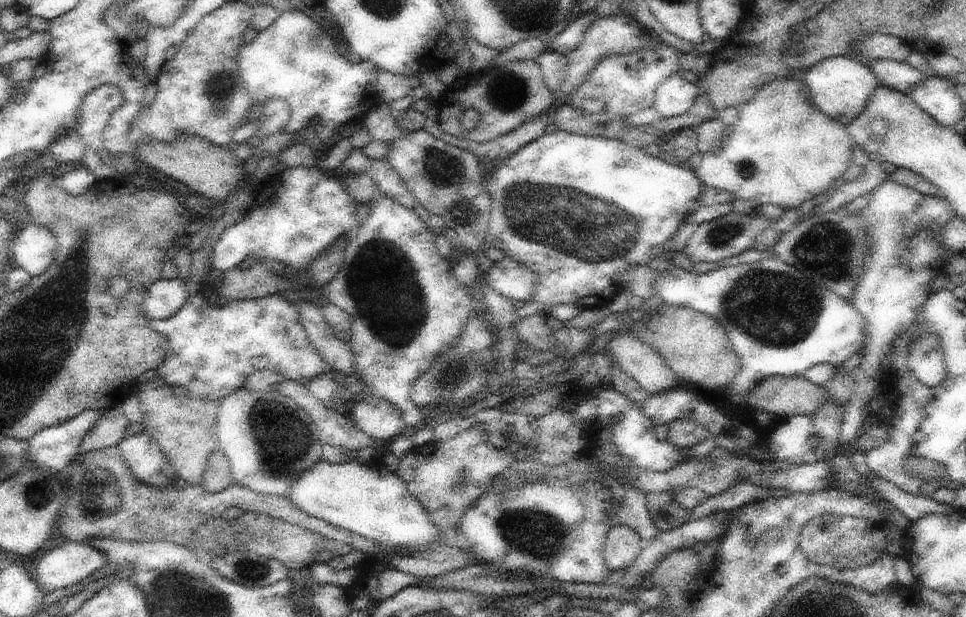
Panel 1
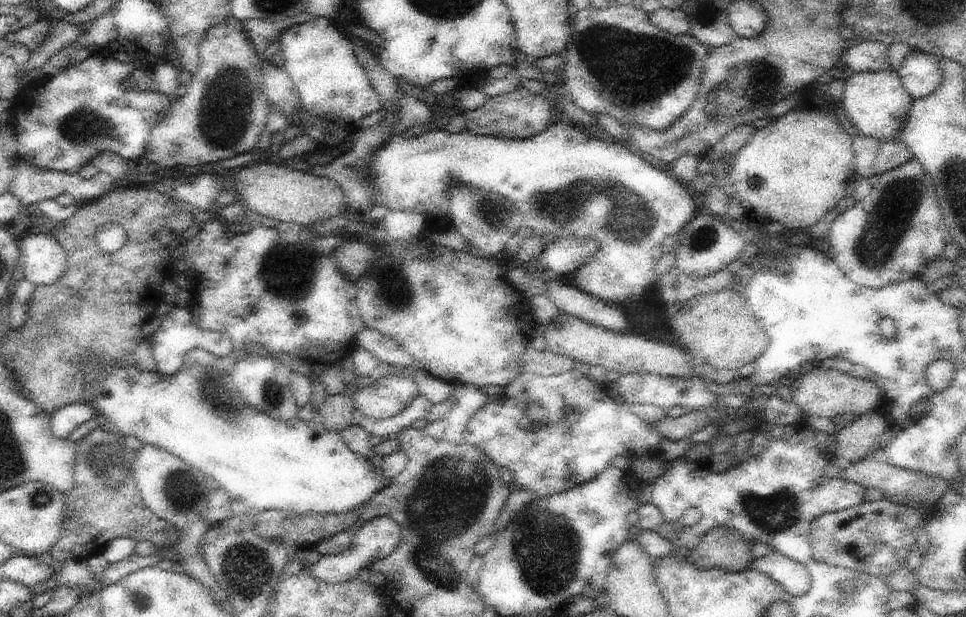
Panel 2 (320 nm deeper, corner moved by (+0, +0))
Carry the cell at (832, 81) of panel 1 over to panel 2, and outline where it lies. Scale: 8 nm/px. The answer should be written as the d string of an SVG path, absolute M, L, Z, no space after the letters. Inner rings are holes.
M892 69L854 73L845 82L843 104L857 132L874 137L881 143L895 139L903 130L914 101L897 71Z

